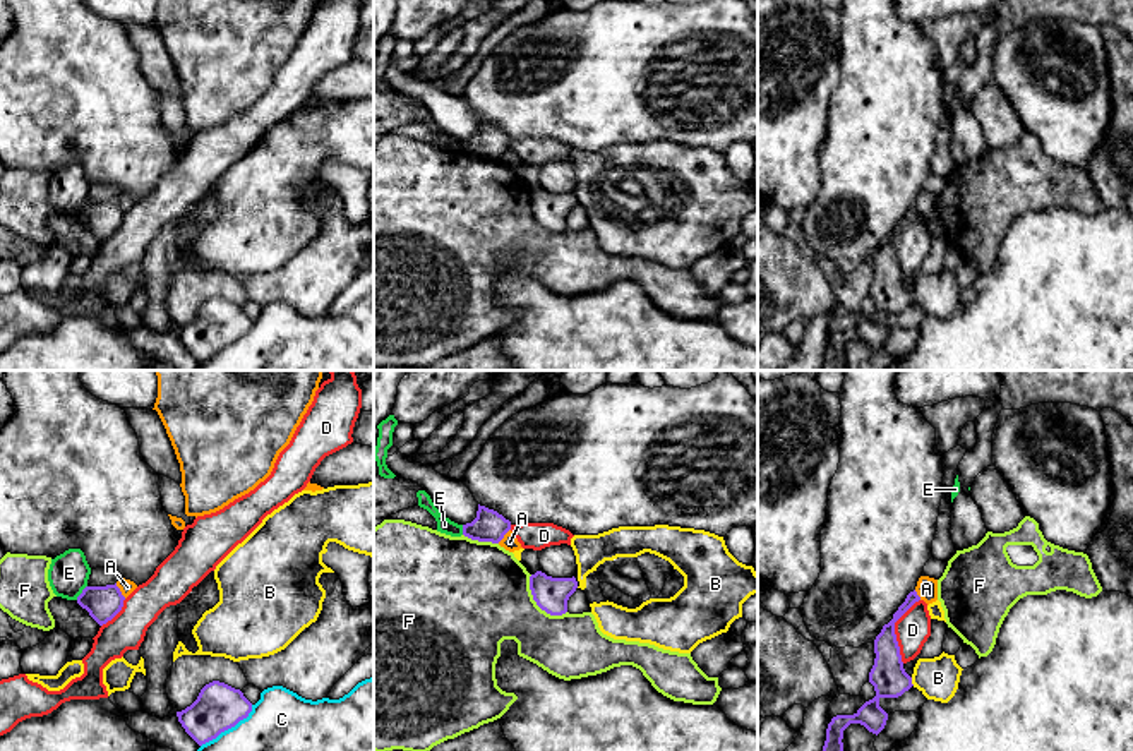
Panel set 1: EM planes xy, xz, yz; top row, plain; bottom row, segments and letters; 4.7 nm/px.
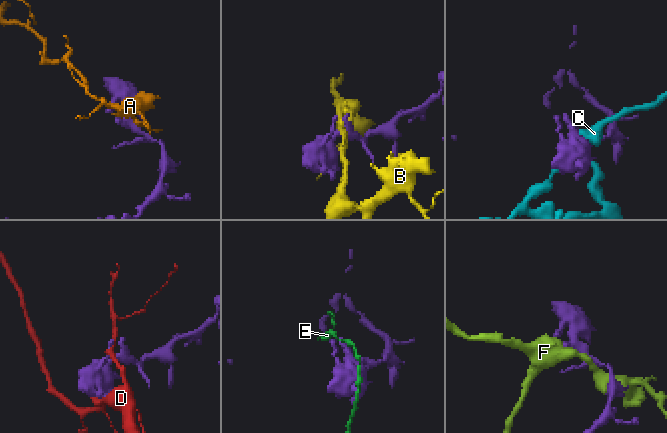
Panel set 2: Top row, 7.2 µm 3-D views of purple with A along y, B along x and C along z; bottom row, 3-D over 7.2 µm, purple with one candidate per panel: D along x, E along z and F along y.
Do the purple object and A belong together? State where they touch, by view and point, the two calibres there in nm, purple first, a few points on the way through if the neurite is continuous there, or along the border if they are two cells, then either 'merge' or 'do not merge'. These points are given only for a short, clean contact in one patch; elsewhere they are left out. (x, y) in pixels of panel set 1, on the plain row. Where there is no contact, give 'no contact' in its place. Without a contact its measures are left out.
meets purple in xy at (119, 206); 160 nm thick on the purple side, 70 nm on the other; border along xy (115, 199), (125, 213); do not merge

